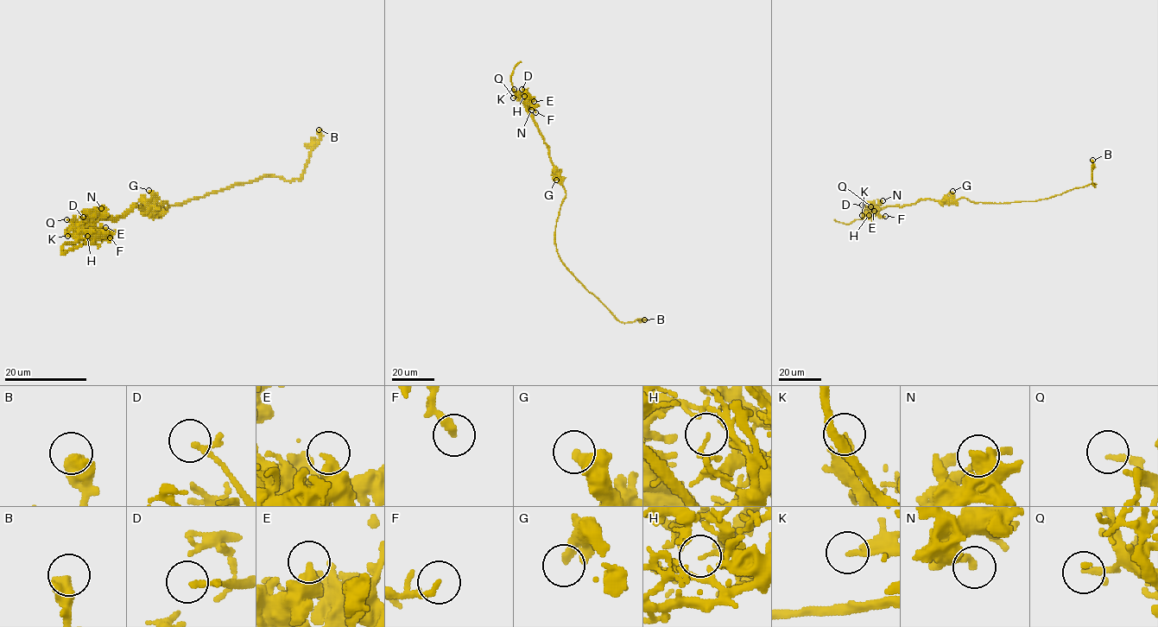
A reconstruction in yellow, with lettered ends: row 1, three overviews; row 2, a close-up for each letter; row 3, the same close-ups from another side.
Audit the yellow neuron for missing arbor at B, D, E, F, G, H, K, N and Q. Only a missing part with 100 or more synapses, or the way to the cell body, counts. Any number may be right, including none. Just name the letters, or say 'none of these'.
none of these

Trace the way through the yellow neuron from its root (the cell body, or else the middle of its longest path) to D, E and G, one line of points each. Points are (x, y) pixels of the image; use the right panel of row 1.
D: (984, 203), (961, 198), (920, 199), (913, 204), (882, 208), (871, 202), (862, 205)
E: (984, 203), (971, 202), (964, 198), (924, 199), (902, 206), (885, 206), (872, 213), (874, 211)
G: (984, 203), (971, 202), (964, 198), (954, 199), (951, 194), (952, 191)

